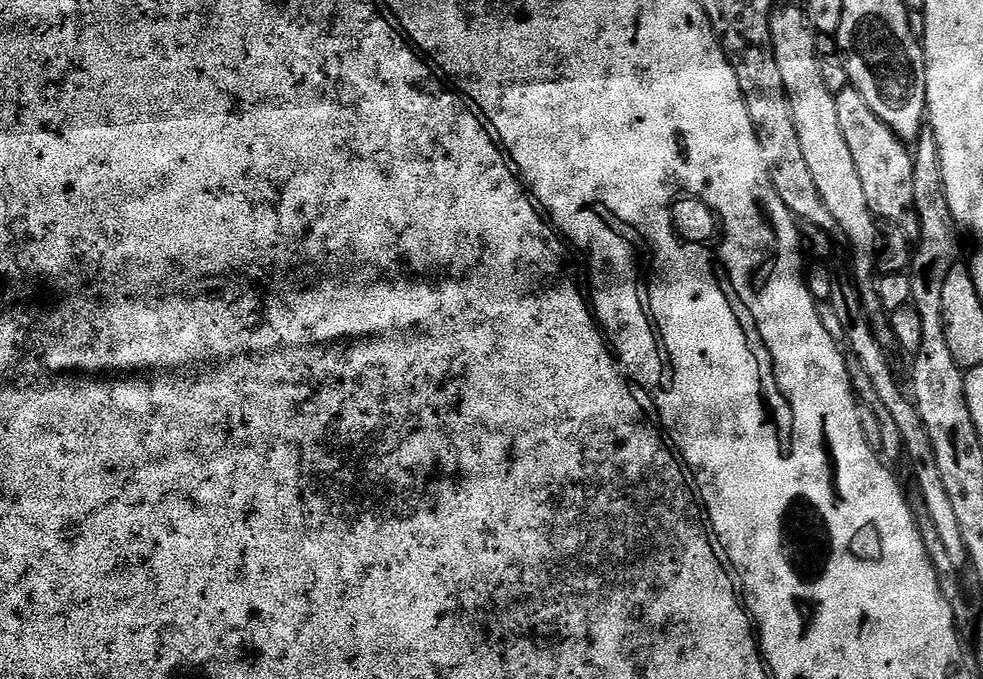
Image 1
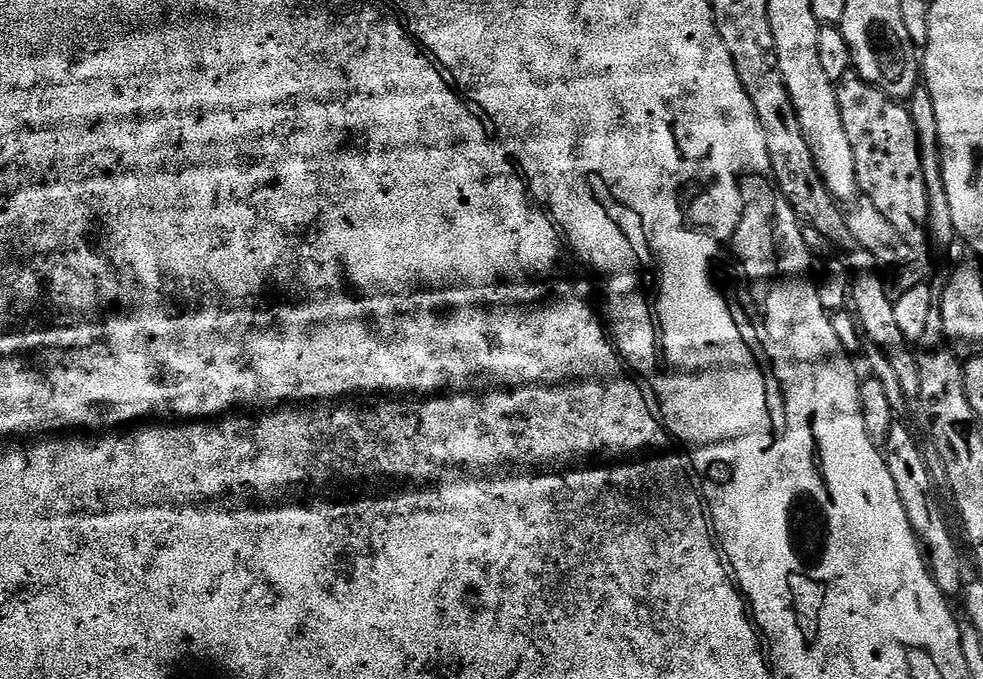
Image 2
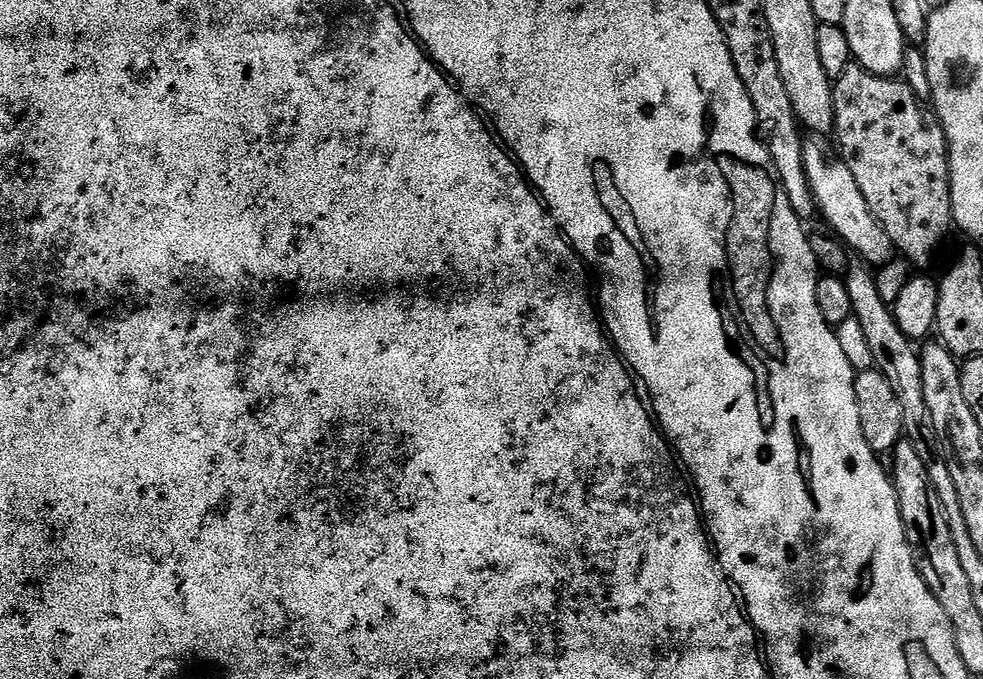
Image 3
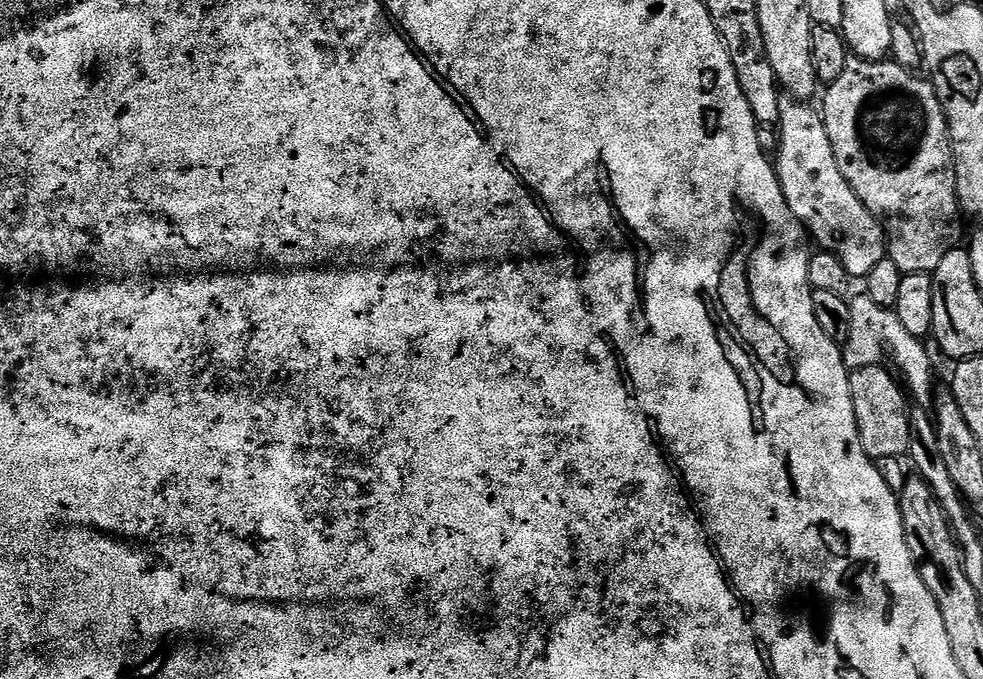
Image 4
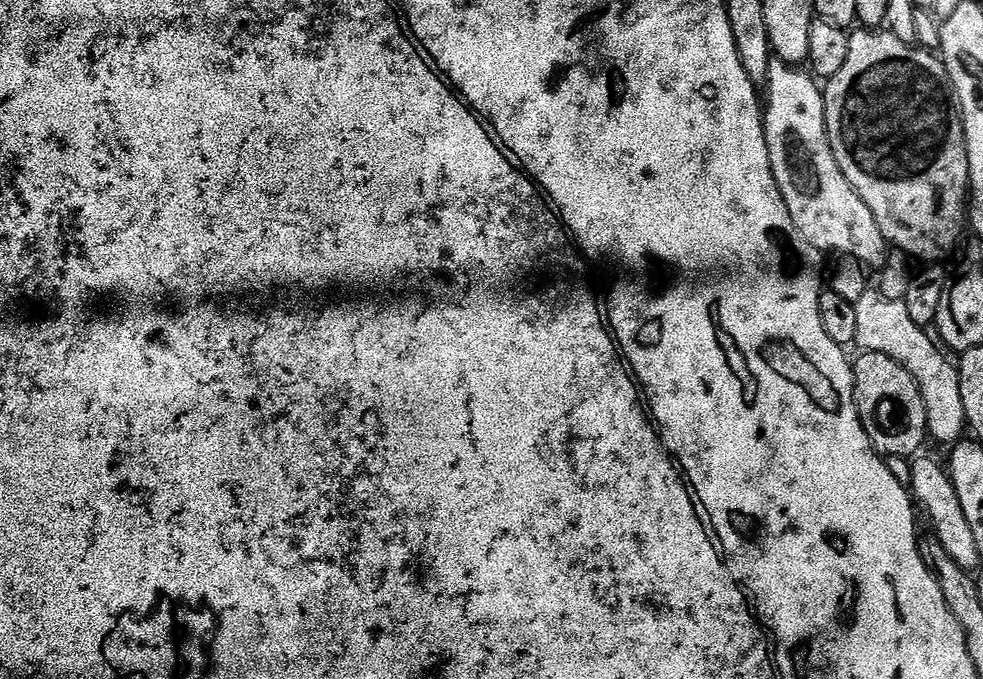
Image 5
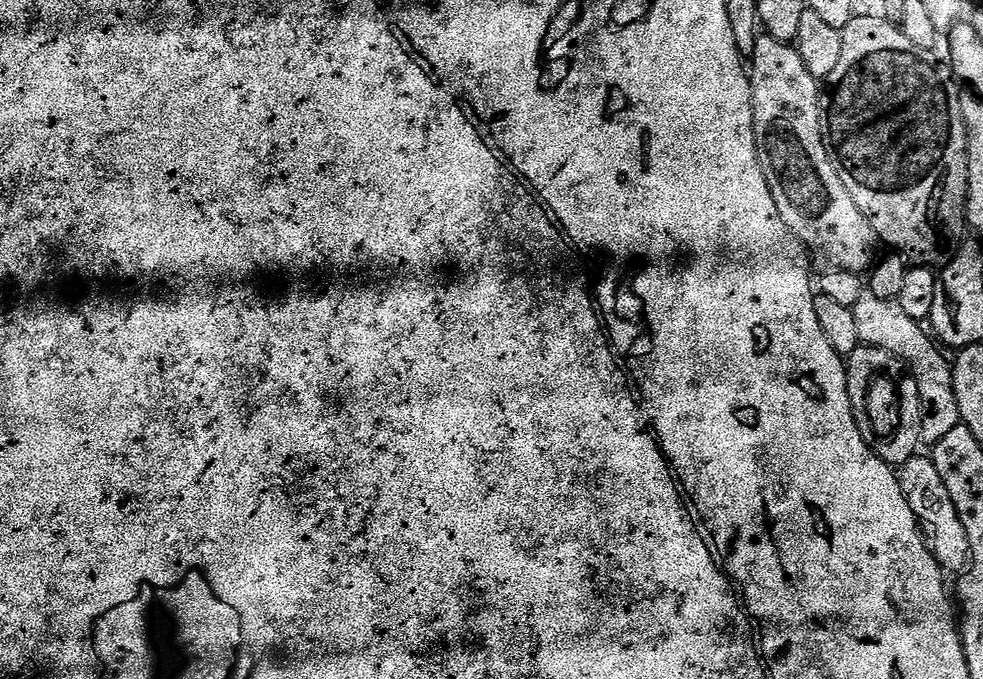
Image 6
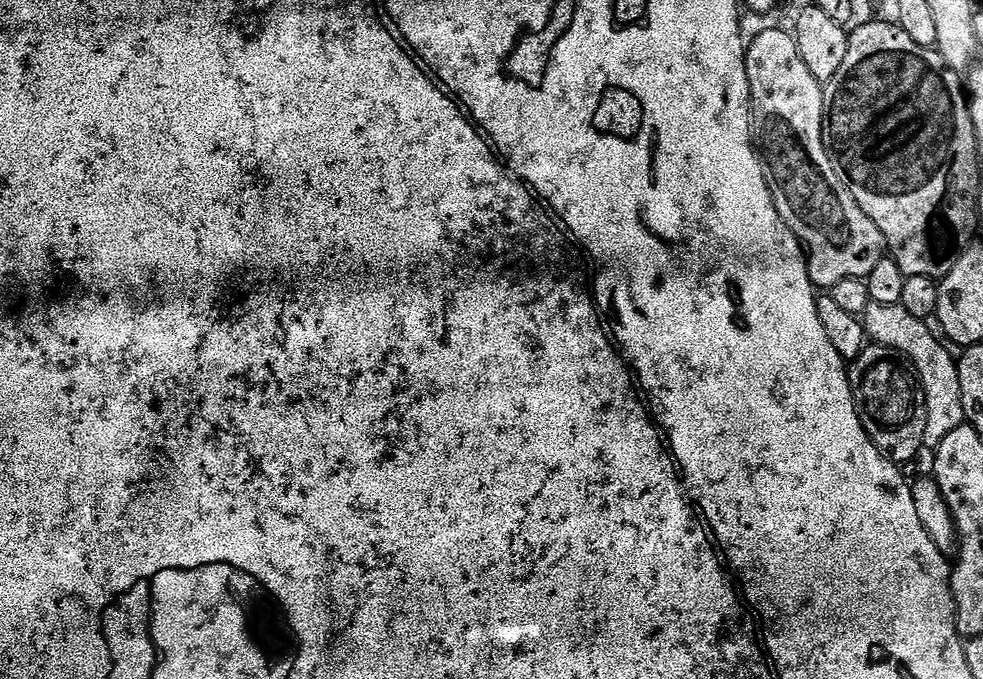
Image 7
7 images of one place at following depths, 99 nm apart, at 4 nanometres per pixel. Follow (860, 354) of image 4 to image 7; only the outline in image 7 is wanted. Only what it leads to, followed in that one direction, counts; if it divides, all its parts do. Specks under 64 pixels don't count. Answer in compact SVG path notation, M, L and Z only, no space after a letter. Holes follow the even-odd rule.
M869 303L862 317L862 323L869 341L875 342L882 348L892 348L901 357L905 356L916 367L915 375L918 377L924 393L926 414L928 415L924 439L932 446L940 444L942 438L946 438L946 434L950 434L950 430L965 423L958 364L954 356L952 360L951 354L944 349L945 341L935 331L932 333L925 321L914 318L914 314L907 312L899 303L894 305Z

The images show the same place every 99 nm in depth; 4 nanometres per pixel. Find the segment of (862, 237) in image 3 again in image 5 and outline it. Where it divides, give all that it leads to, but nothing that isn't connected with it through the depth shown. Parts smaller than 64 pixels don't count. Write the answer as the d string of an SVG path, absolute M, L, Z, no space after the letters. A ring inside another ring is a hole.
M775 58L768 61L768 73L762 81L762 88L768 91L766 107L762 112L764 121L764 141L768 151L768 161L772 177L782 202L788 211L791 227L812 248L820 252L836 252L837 257L849 256L865 266L883 265L890 253L890 245L884 241L878 230L876 220L870 214L866 202L858 198L858 194L846 182L842 170L838 170L838 162L834 162L834 154L830 150L826 118L824 117L824 94L821 85L807 71L796 66L789 66L783 60Z

